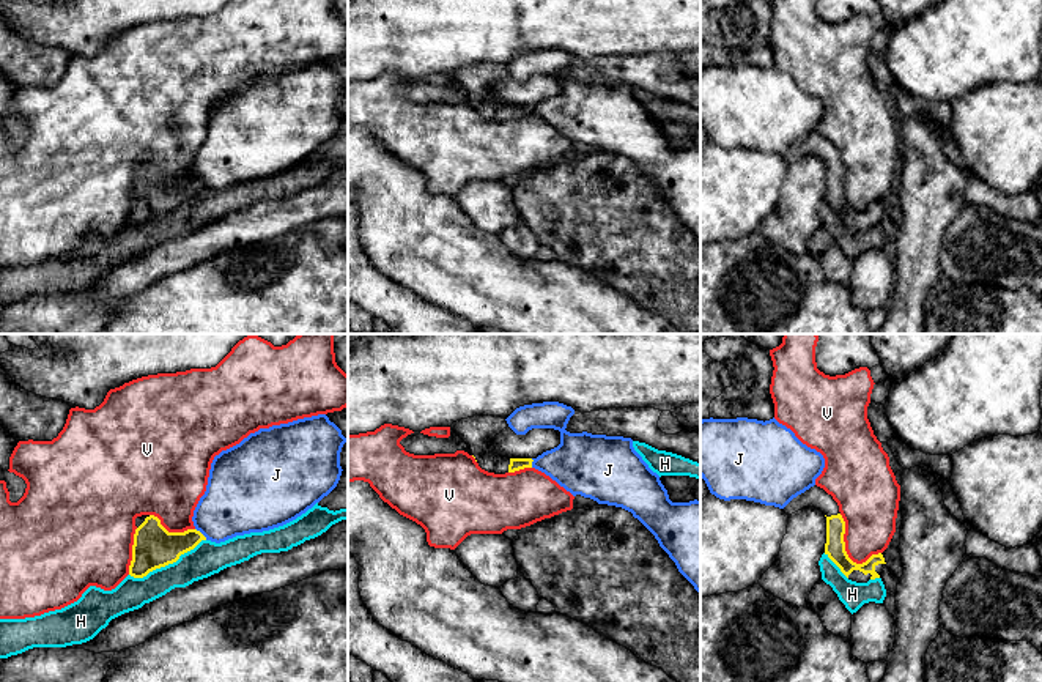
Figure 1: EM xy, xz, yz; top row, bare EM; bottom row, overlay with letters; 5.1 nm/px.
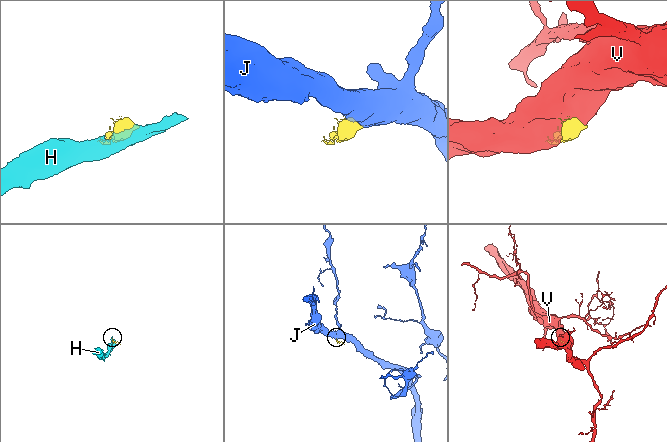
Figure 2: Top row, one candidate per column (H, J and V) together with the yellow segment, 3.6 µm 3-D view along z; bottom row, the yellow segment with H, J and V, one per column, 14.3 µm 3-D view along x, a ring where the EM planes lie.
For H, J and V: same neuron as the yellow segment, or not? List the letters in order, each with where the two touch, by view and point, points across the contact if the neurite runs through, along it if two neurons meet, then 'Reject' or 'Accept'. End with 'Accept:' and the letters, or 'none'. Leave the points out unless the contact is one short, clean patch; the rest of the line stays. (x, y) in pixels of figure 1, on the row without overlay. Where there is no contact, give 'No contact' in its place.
H: Touches yellow at xy (167, 211). Reject
J: Touches yellow at xy (202, 181). Boundary: xy (195, 175), (206, 186). Reject
V: Touches yellow at yz (846, 199). Reject
Accept: none

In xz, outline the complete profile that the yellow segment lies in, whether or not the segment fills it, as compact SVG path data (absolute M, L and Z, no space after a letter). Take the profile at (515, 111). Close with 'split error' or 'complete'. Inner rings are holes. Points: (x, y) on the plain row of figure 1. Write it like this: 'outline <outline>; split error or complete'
outline M474 63L452 71L453 79L469 93L482 117L505 121L532 115L532 106L508 106L488 96L488 90L507 74L505 66L494 63Z; split error

